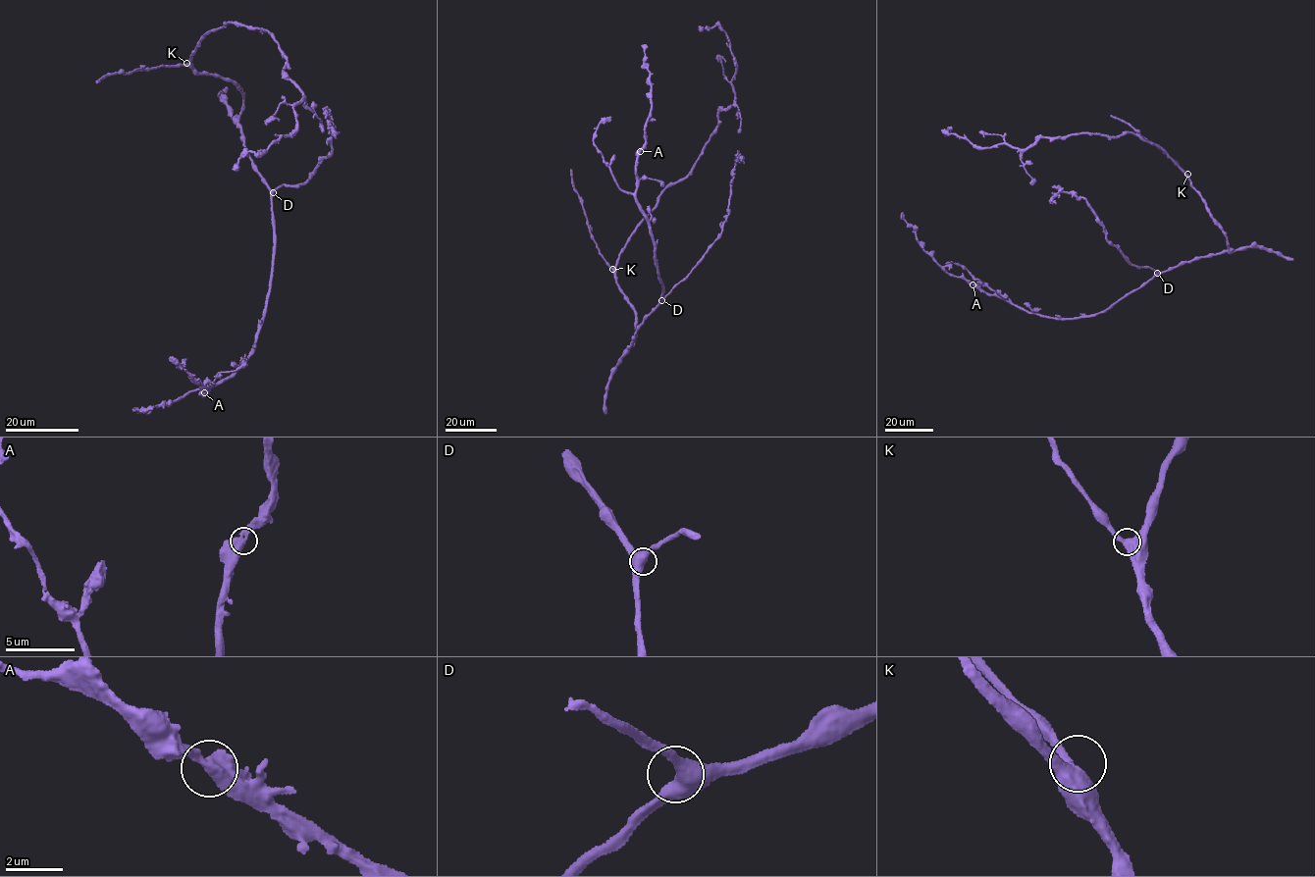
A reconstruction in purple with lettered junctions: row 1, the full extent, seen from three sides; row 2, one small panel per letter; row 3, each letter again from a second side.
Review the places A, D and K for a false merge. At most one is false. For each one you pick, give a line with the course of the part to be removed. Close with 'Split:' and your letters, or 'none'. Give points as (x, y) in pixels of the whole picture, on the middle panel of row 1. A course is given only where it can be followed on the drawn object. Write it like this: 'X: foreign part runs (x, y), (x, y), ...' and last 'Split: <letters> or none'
Split: none

